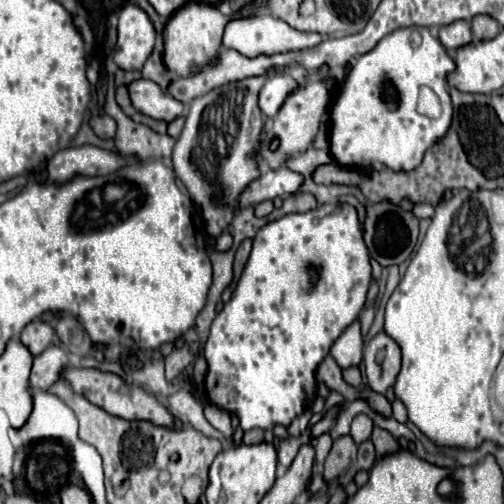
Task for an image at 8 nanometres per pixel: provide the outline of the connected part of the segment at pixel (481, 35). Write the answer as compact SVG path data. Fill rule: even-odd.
M476 16L472 20L474 40L492 40L492 38L498 36L498 32L500 32L500 26L490 16Z

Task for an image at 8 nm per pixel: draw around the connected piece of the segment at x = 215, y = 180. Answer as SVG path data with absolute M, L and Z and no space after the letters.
M264 76L244 78L192 100L182 134L176 140L172 152L174 172L190 192L210 236L220 236L230 226L238 212L240 194L260 176L256 150L264 120L258 108L258 92L264 80Z

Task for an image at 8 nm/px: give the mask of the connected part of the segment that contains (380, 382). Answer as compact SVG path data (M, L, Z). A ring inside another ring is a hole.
M378 332L364 348L368 388L384 394L390 386L394 386L400 372L400 358L398 344L386 332Z

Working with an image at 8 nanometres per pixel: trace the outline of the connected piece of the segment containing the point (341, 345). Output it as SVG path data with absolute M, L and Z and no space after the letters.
M354 322L332 346L330 354L338 362L338 366L350 368L350 366L360 366L362 362L362 334L360 334L360 322Z

